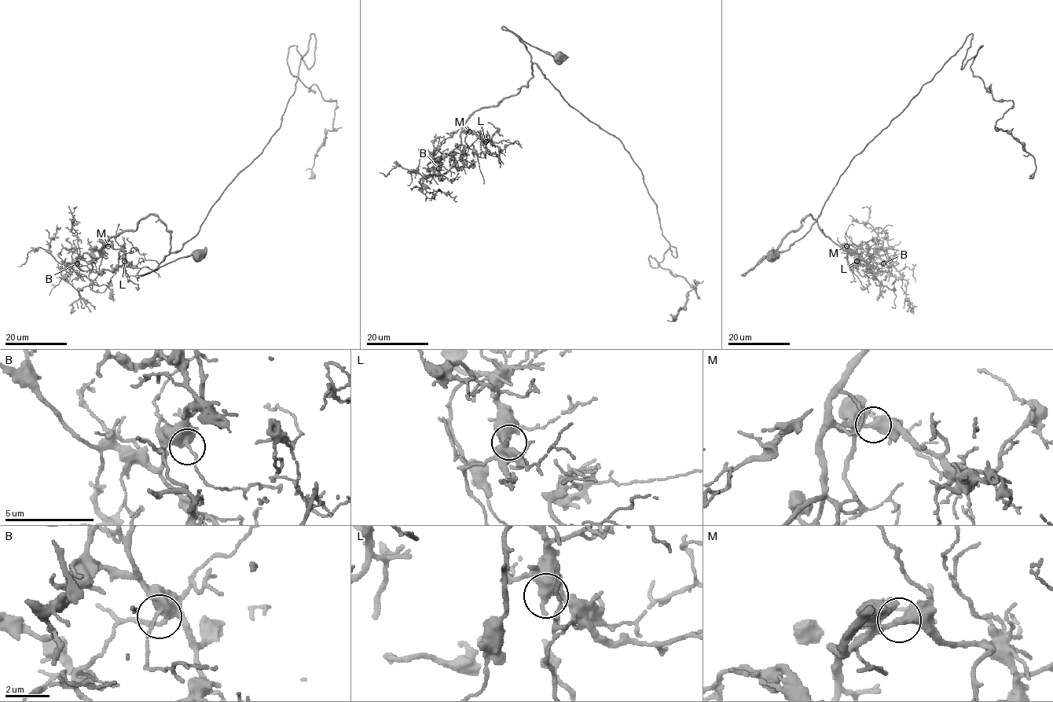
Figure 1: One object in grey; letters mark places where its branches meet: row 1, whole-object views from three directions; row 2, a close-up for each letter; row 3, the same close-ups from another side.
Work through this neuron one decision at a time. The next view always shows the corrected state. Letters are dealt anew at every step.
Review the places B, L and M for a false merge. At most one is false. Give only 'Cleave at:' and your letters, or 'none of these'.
Cleave at: none of these

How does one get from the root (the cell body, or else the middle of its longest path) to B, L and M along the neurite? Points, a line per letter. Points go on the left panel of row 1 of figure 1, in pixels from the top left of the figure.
B: (199, 254), (159, 266), (171, 233), (148, 215), (135, 230), (113, 236), (97, 258), (77, 257), (77, 263)
L: (199, 254), (159, 266), (171, 233), (148, 215), (100, 248), (119, 248), (124, 261)
M: (199, 254), (159, 266), (171, 233), (154, 215), (108, 245)

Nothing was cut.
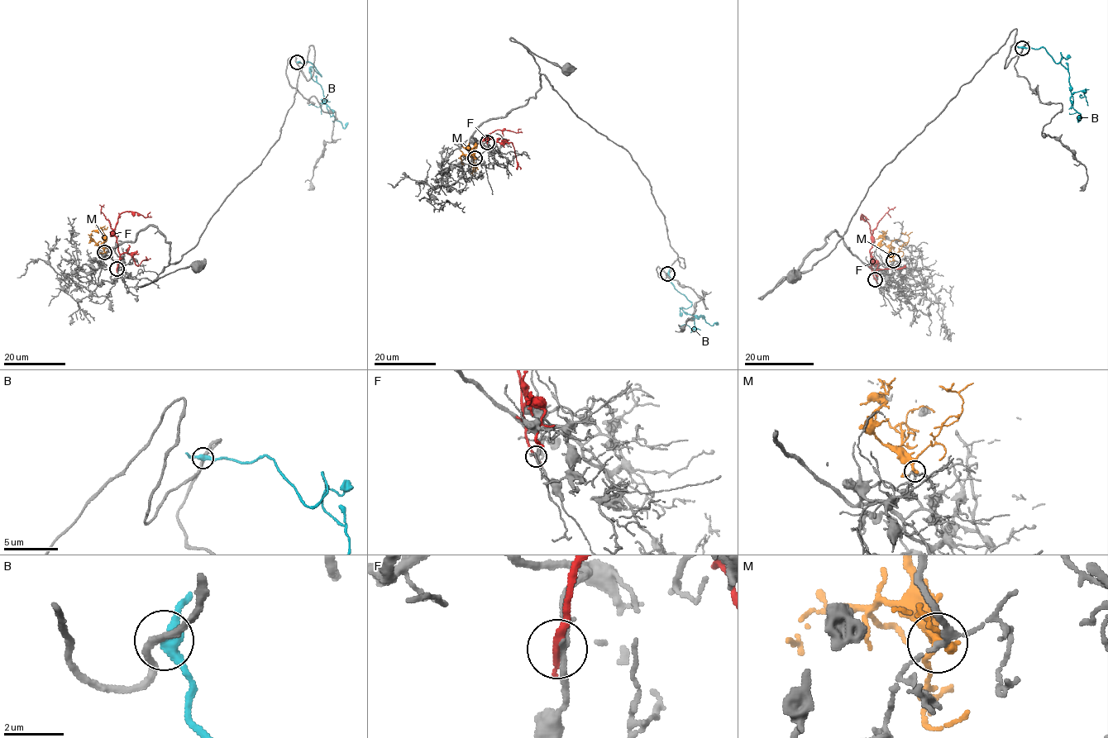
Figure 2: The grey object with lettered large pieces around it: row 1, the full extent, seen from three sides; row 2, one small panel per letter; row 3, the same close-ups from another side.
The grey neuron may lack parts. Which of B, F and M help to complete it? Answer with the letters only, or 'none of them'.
M

